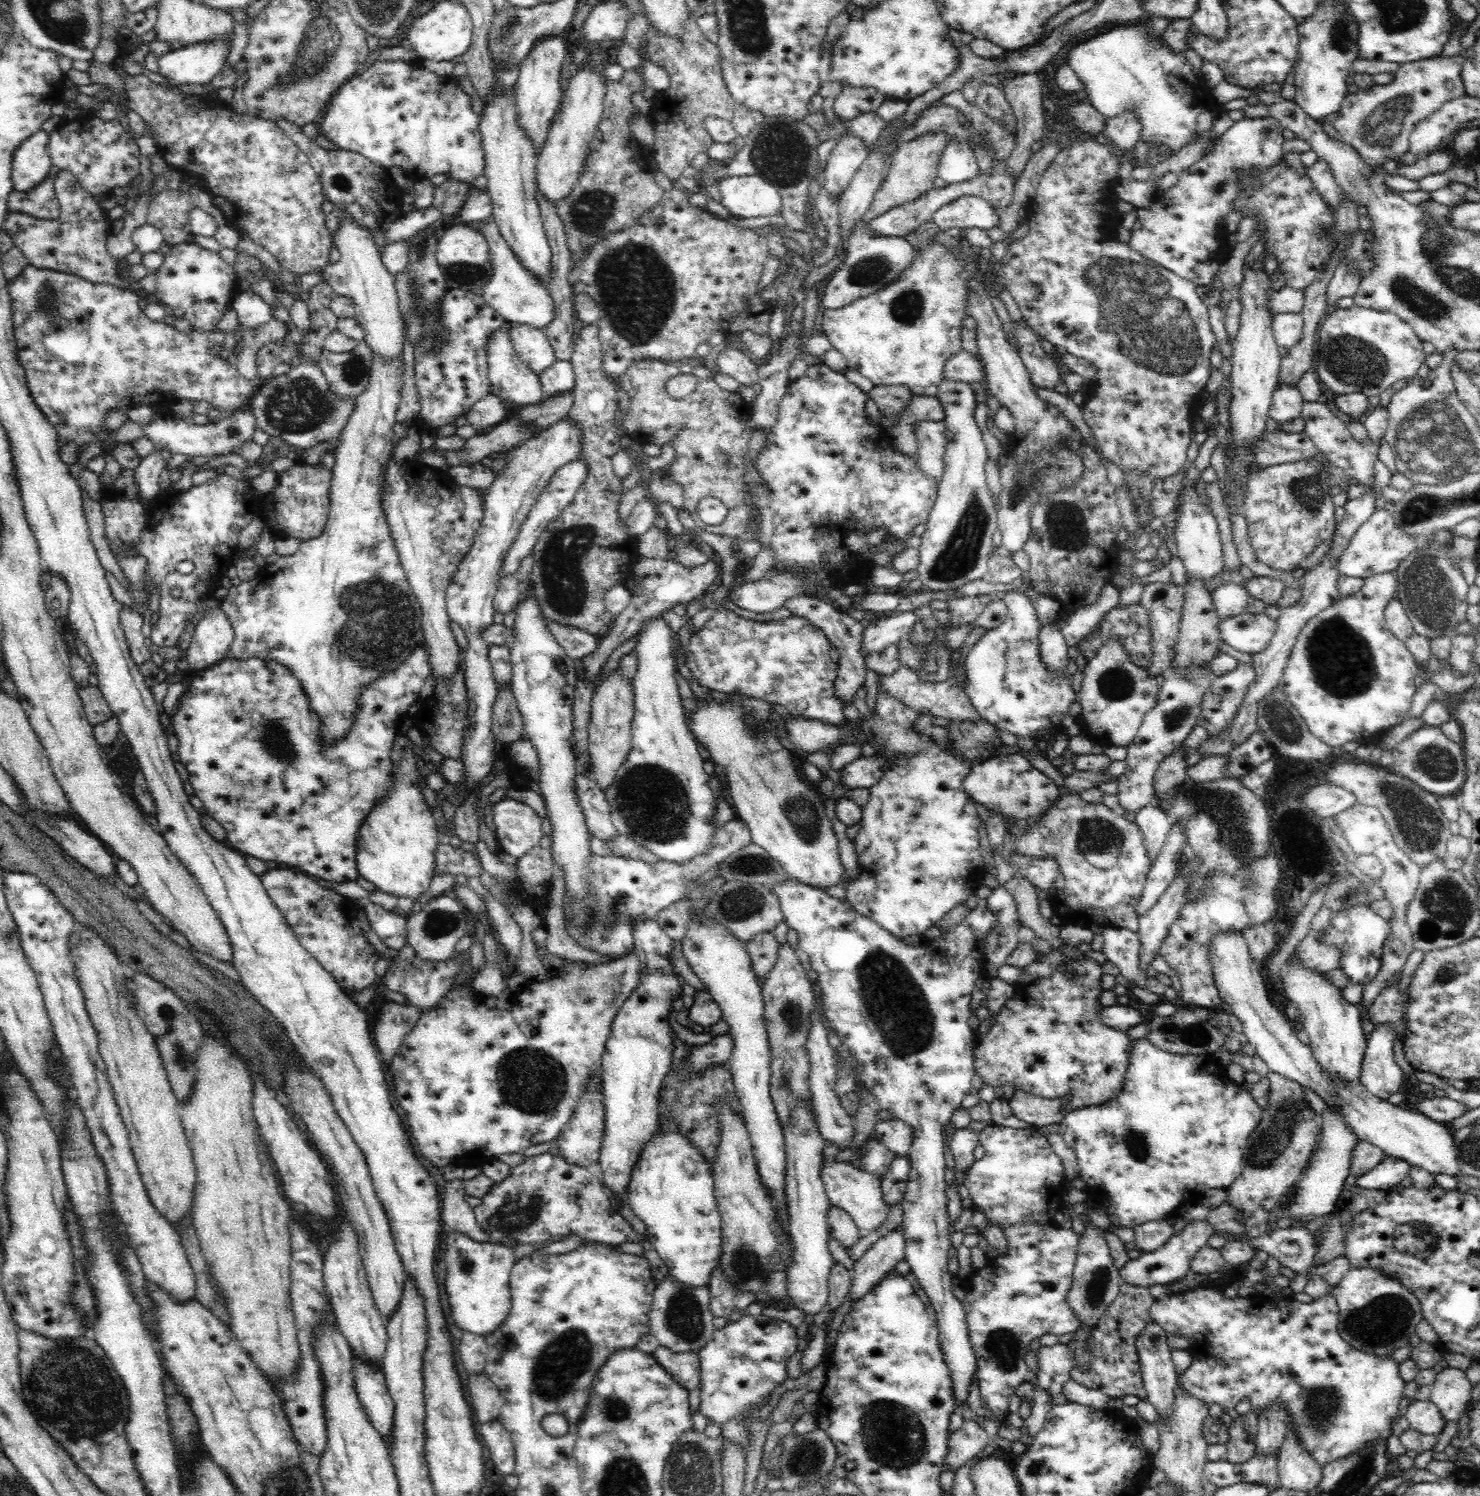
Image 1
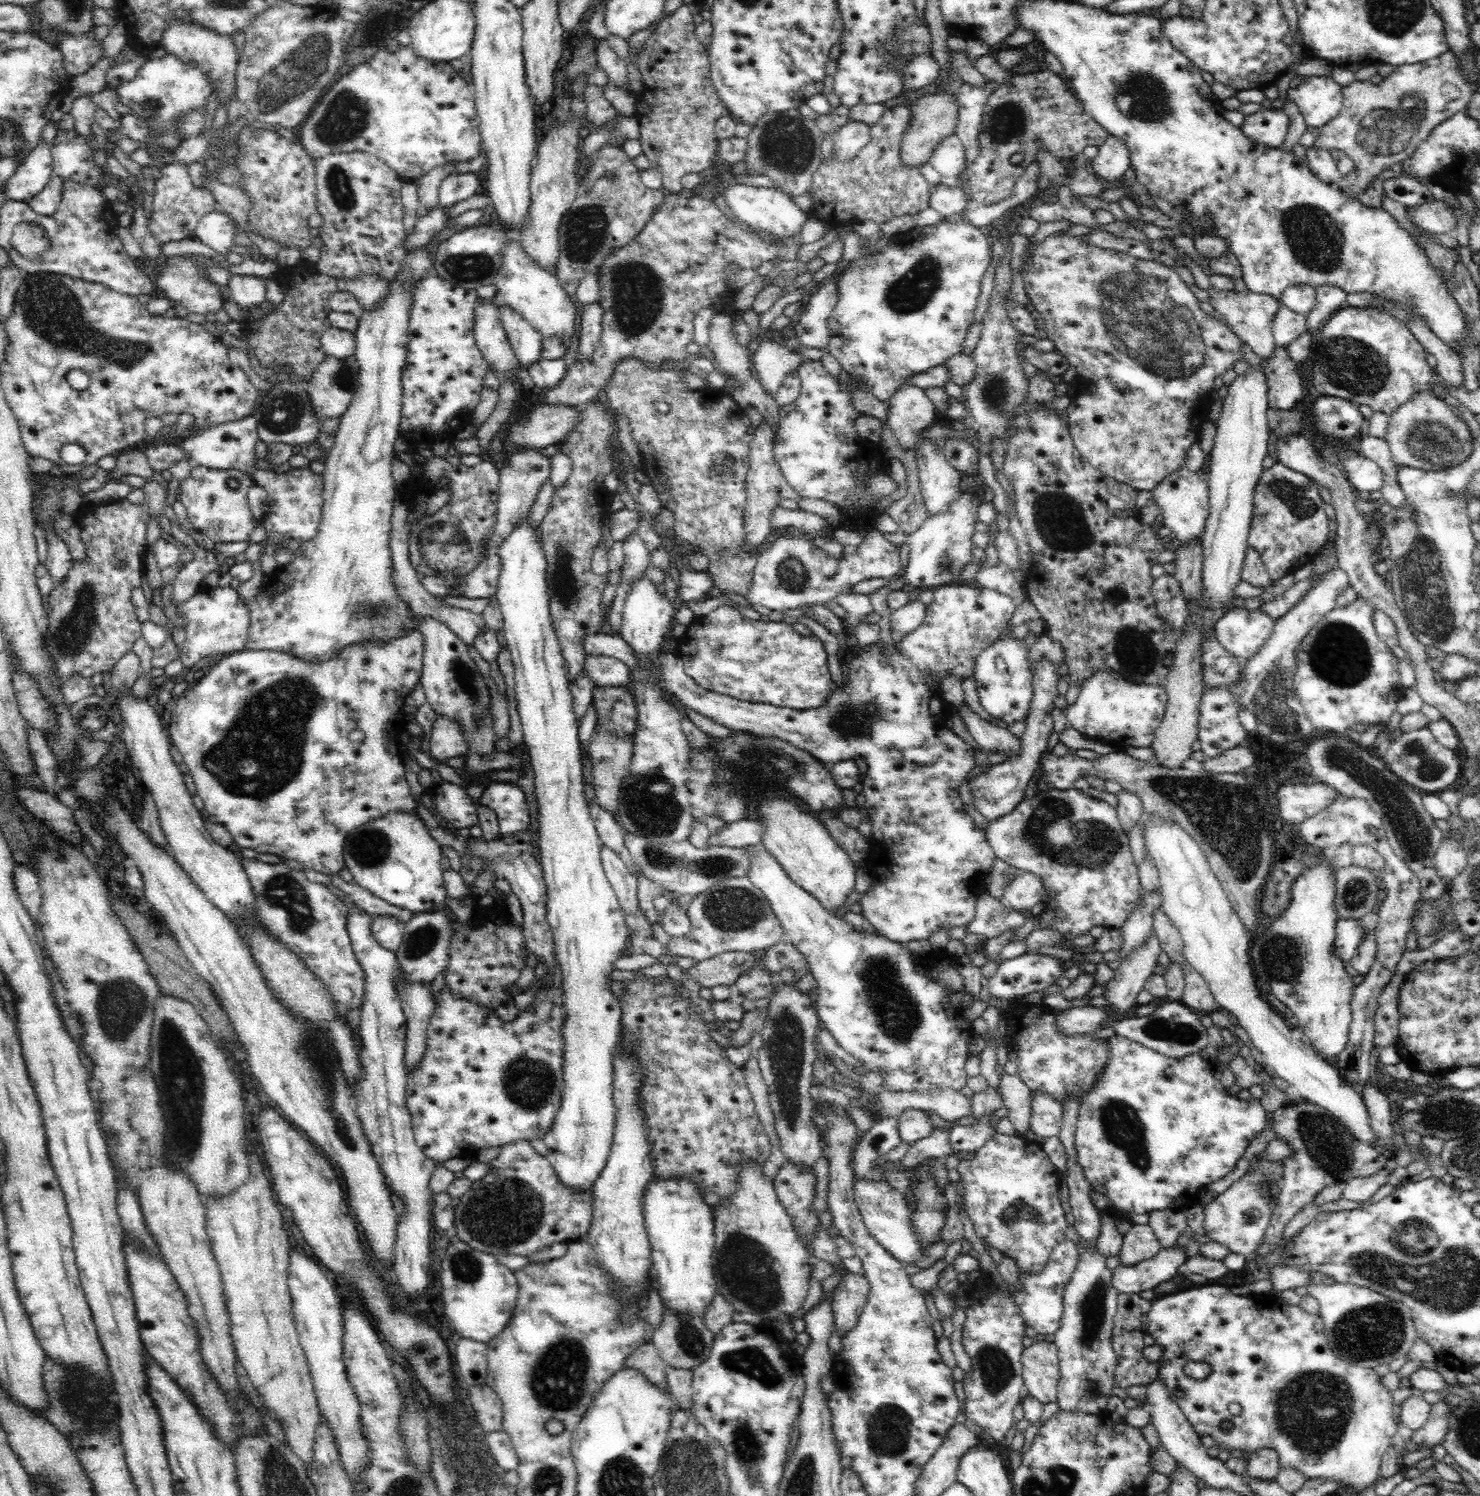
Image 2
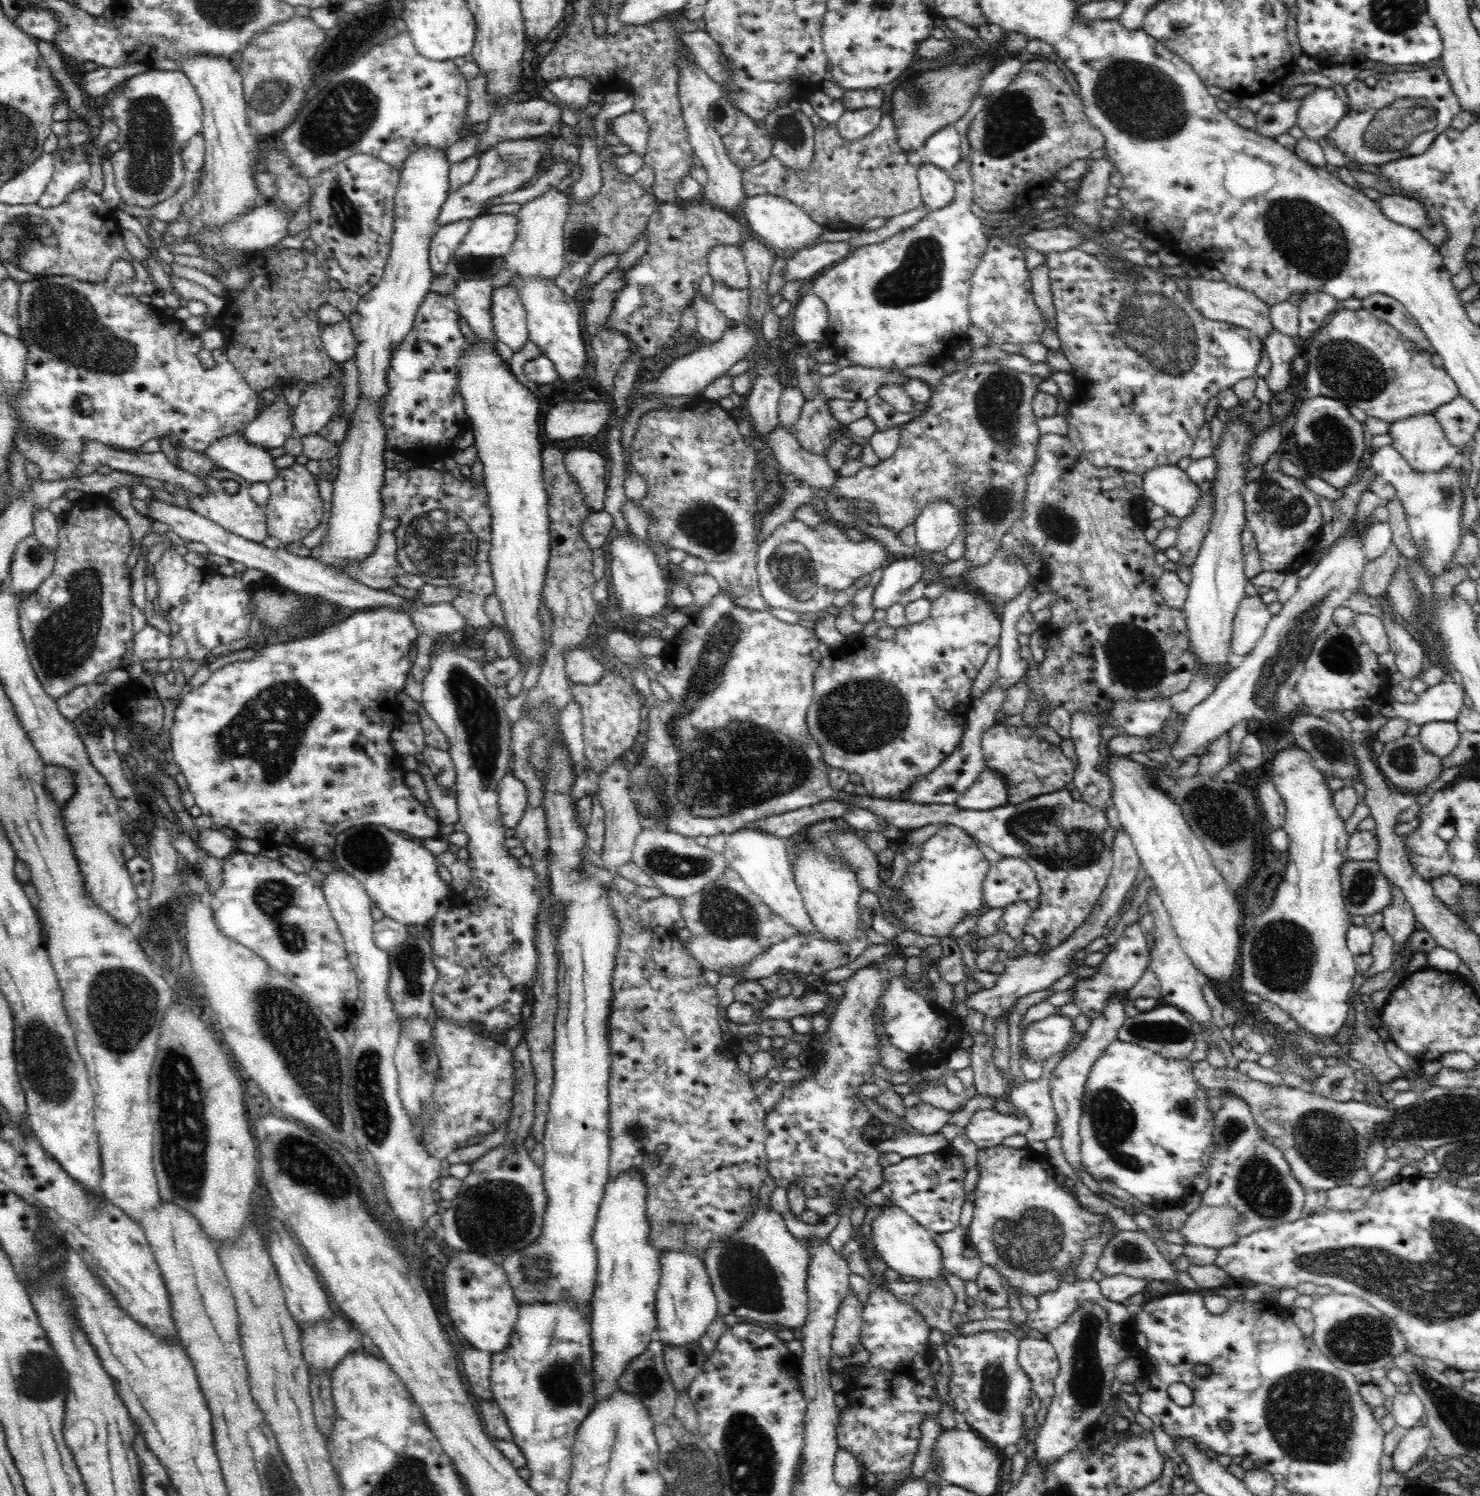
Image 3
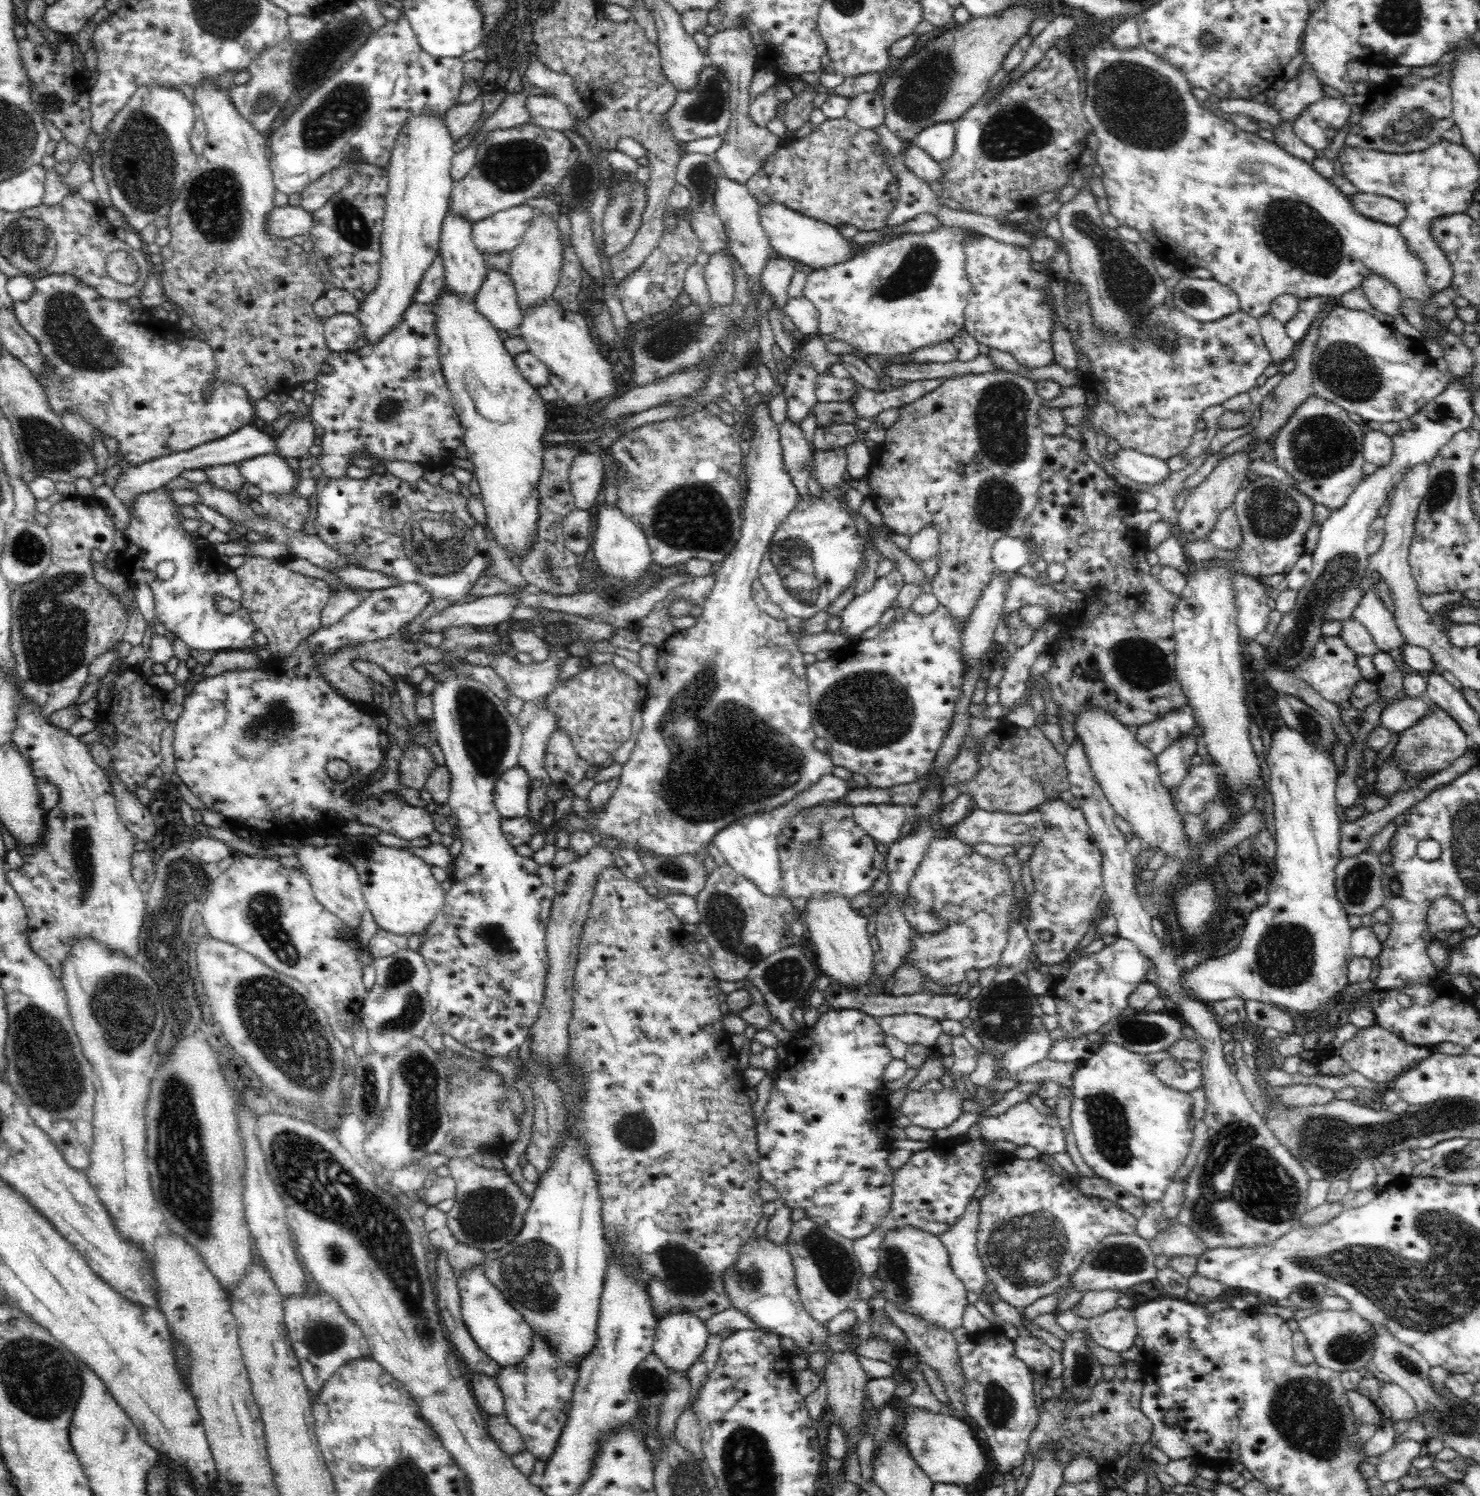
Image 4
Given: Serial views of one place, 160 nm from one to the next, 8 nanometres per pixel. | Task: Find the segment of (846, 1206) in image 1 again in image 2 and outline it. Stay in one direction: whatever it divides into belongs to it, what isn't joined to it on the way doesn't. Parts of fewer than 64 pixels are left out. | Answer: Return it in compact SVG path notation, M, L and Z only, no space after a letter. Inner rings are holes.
M869 1176L856 1181L853 1185L855 1201L869 1233L900 1263L918 1262L925 1250L923 1250L923 1244L917 1240L915 1228L911 1223L912 1211L908 1207L906 1198L888 1187L886 1182L873 1181Z

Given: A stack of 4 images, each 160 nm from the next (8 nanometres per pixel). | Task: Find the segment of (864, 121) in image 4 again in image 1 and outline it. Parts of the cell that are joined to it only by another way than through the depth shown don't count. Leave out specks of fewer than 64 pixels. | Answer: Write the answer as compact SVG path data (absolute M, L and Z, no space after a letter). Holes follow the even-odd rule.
M848 132L839 136L834 148L832 148L826 164L826 190L837 202L842 191L849 186L854 174L862 167L869 152L864 141Z

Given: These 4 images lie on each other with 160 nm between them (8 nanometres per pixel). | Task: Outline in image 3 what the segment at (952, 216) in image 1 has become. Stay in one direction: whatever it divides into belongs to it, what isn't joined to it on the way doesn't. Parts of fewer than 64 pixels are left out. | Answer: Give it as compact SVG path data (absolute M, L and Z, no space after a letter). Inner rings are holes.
M926 162L917 167L917 182L923 204L930 211L940 211L955 195L955 183L948 172L932 163Z

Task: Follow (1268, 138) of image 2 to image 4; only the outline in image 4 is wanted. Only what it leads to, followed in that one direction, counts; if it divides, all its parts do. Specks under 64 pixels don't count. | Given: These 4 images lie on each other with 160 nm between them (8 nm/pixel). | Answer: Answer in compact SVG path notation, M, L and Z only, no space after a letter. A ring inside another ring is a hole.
M1305 62L1296 76L1286 82L1284 90L1271 95L1270 103L1278 109L1282 121L1296 119L1308 106L1328 98L1323 87L1320 77Z

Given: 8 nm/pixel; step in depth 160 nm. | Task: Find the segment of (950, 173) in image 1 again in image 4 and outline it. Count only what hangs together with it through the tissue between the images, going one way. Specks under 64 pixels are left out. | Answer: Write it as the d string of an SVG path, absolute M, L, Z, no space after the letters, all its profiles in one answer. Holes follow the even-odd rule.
M938 122L924 128L908 141L925 150L936 163L940 164L952 154L955 140L955 126L950 122Z

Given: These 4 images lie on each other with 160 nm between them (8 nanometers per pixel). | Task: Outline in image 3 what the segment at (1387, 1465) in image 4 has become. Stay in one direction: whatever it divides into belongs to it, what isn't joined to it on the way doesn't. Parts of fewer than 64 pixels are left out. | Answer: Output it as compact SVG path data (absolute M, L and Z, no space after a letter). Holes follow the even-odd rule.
M1426 1425L1412 1427L1407 1429L1398 1442L1396 1448L1390 1455L1392 1471L1403 1476L1410 1471L1422 1458L1425 1458L1425 1452L1430 1442L1430 1429Z

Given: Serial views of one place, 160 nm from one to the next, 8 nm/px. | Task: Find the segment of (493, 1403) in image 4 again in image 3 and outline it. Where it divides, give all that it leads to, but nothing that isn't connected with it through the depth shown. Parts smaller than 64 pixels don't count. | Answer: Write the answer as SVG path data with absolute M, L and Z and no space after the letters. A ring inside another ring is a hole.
M474 1347L462 1348L462 1364L464 1374L470 1382L470 1390L474 1392L474 1396L486 1401L494 1399L490 1380L491 1355Z

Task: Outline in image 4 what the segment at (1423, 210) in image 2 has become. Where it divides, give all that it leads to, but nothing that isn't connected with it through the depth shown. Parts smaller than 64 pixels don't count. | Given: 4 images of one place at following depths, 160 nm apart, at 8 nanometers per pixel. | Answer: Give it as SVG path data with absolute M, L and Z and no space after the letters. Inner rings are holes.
M1358 191L1350 194L1348 201L1352 203L1352 209L1360 215L1387 225L1397 226L1403 223L1406 216L1402 203L1377 194Z

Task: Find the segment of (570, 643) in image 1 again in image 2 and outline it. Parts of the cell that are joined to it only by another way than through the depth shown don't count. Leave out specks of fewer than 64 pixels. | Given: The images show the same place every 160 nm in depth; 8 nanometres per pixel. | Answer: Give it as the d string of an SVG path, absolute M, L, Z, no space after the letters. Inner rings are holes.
M964 583L938 587L933 592L933 601L927 606L925 619L916 630L904 634L900 643L892 647L876 642L864 646L860 654L851 649L853 658L846 664L847 670L842 671L841 685L832 686L828 696L824 696L824 704L804 711L741 701L706 690L686 675L682 660L674 652L659 653L648 665L640 663L621 635L609 634L607 630L583 640L586 654L616 658L624 662L630 672L634 669L644 671L648 679L668 693L678 705L688 706L726 728L747 730L760 736L777 736L796 748L810 752L825 765L864 759L867 765L864 776L865 808L870 812L873 832L869 839L872 849L866 870L874 884L859 900L861 913L874 930L891 941L907 944L910 940L927 939L942 927L948 930L966 927L974 918L976 901L987 890L985 878L996 859L995 854L984 833L964 811L964 803L957 792L960 782L975 767L973 749L946 727L945 720L952 710L934 714L930 711L930 700L937 698L944 702L941 684L946 677L958 677L962 682L972 678L976 658L998 640L1015 607L1008 596L986 587L970 588Z

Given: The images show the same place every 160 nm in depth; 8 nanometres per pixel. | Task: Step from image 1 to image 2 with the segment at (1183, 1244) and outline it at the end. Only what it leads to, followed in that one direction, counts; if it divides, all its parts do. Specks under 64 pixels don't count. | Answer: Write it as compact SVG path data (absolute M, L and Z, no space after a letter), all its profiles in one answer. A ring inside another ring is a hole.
M1175 1245L1170 1249L1161 1248L1150 1260L1144 1259L1134 1266L1119 1265L1115 1268L1111 1272L1112 1287L1118 1294L1152 1291L1162 1282L1174 1278L1186 1261L1184 1249Z

